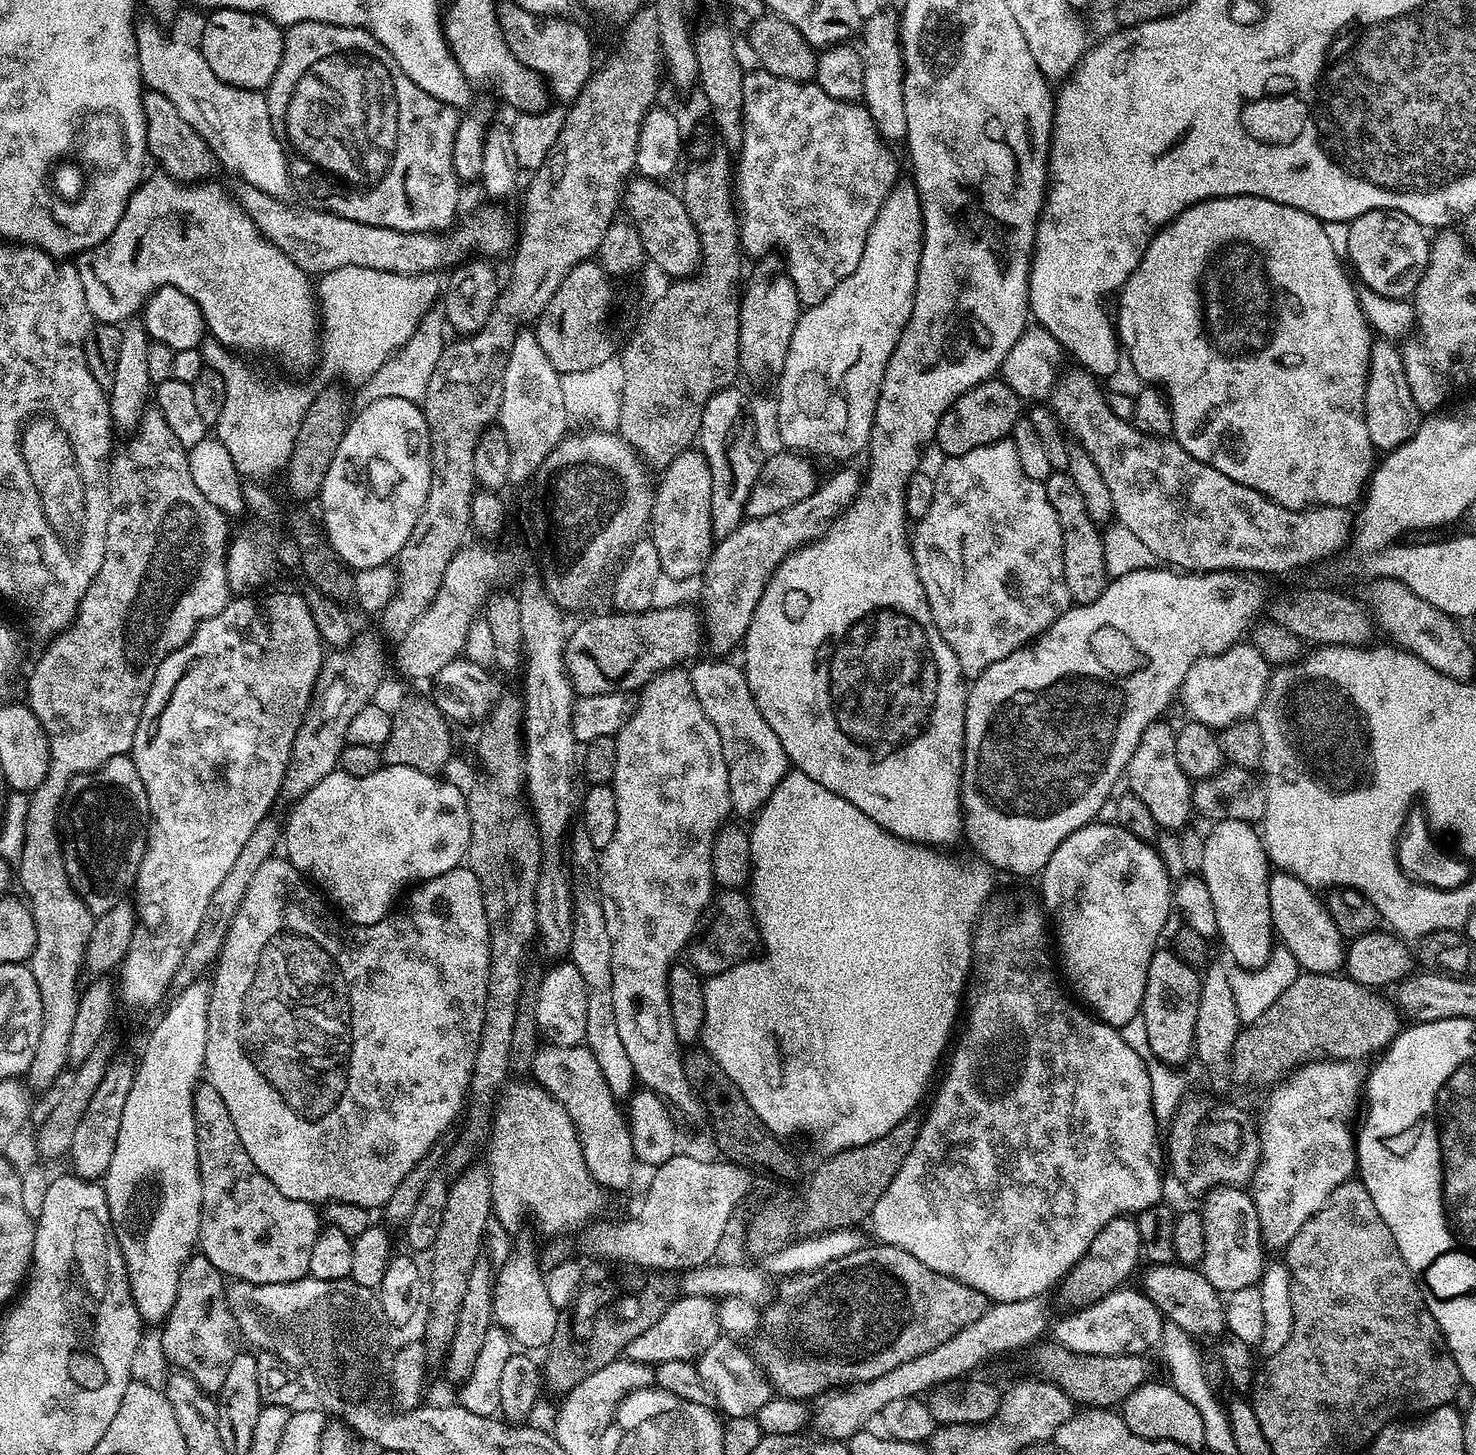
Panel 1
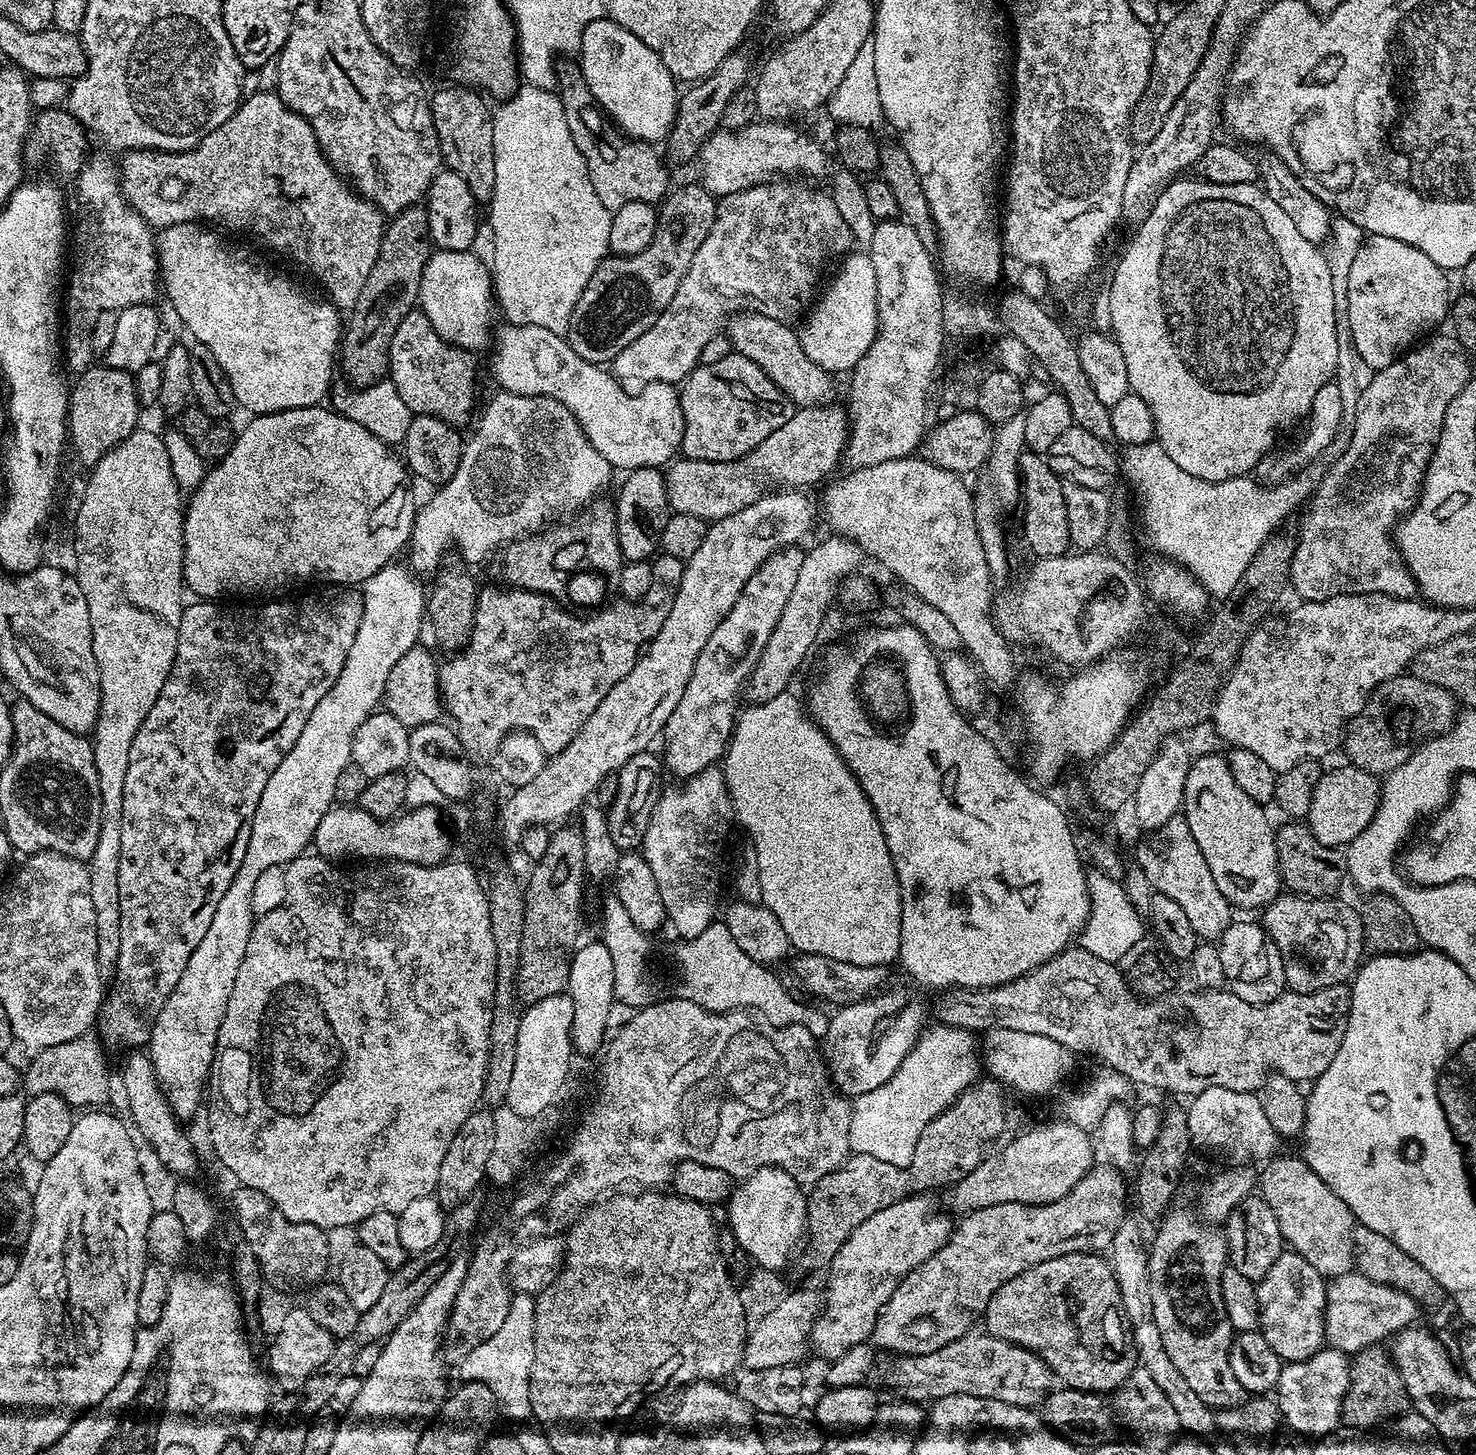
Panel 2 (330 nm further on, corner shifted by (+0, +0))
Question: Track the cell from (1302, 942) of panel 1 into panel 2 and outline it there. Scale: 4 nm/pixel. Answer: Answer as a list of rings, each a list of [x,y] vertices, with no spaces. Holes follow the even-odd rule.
[[[1197,755],[1193,759],[1186,774],[1182,818],[1187,822],[1192,841],[1198,846],[1202,858],[1206,858],[1206,866],[1210,866],[1214,886],[1218,886],[1218,890],[1222,890],[1228,903],[1237,909],[1263,909],[1282,892],[1274,824],[1268,821],[1268,816],[1264,812],[1267,811],[1258,802],[1254,802],[1254,798],[1250,798],[1250,794],[1245,794],[1238,787],[1238,782],[1234,782],[1228,761],[1223,755]]]

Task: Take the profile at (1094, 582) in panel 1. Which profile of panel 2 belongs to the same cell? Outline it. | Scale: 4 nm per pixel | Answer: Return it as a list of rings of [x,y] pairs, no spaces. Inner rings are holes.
[[[1027,450],[1020,454],[1020,499],[1022,512],[1024,508],[1024,540],[1028,548],[1033,552],[1033,557],[1063,556],[1069,551],[1072,539],[1070,528],[1066,526],[1066,498],[1062,498],[1062,486],[1064,481],[1054,470],[1050,470],[1047,459],[1041,453]]]

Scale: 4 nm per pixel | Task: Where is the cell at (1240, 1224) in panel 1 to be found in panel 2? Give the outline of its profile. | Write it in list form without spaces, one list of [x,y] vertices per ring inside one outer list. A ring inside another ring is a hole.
[[[1284,1250],[1255,1287],[1260,1307],[1258,1330],[1264,1335],[1266,1342],[1270,1342],[1270,1350],[1274,1350],[1274,1354],[1278,1354],[1280,1361],[1290,1364],[1302,1362],[1306,1358],[1318,1354],[1320,1349],[1325,1347],[1324,1311],[1326,1310],[1328,1285],[1325,1277],[1320,1276],[1318,1270],[1314,1270],[1314,1266],[1310,1266],[1310,1262],[1306,1262],[1306,1258],[1302,1258],[1294,1251]]]

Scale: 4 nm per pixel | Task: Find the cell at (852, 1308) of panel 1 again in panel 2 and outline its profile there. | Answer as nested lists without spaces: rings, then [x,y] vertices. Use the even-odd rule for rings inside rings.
[[[1094,1252],[1063,1254],[1010,1278],[998,1287],[984,1308],[982,1328],[994,1338],[1032,1351],[1044,1360],[1053,1377],[1066,1388],[1111,1394],[1121,1388],[1138,1367],[1136,1348],[1132,1344],[1132,1329],[1124,1316],[1122,1294],[1118,1290],[1112,1265],[1103,1255]]]

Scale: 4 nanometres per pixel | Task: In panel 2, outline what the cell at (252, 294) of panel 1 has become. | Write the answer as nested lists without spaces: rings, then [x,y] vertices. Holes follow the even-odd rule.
[[[203,223],[175,224],[169,228],[159,229],[156,241],[156,257],[160,260],[160,278],[162,281],[162,292],[168,295],[176,316],[188,327],[188,332],[193,336],[196,344],[204,344],[206,349],[214,354],[215,361],[225,372],[230,386],[233,388],[233,398],[240,408],[244,407],[248,414],[263,414],[265,412],[281,412],[291,408],[315,408],[321,403],[320,400],[329,395],[332,384],[332,367],[337,367],[338,353],[342,339],[342,312],[335,304],[327,299],[315,300],[307,296],[292,280],[287,280],[280,272],[275,272],[264,260],[259,260],[248,248],[239,248],[228,240],[219,236],[219,231],[205,226]]]

